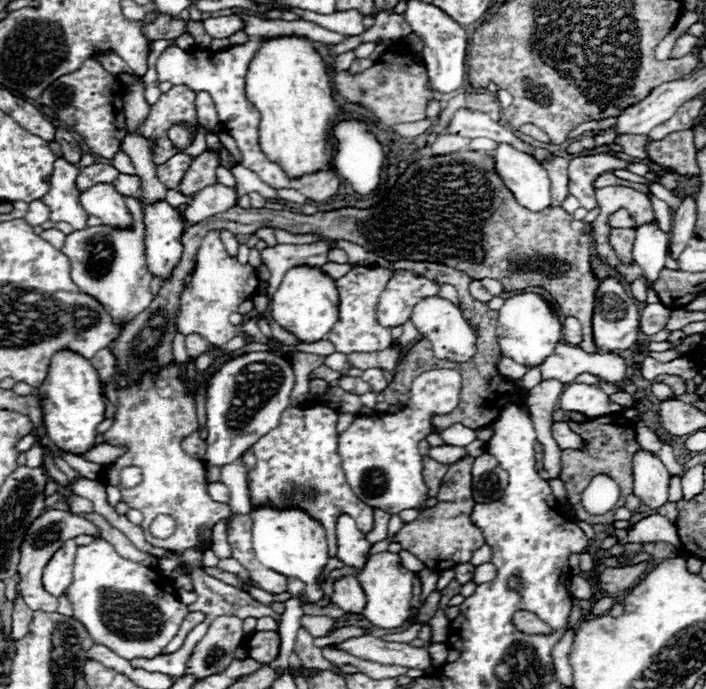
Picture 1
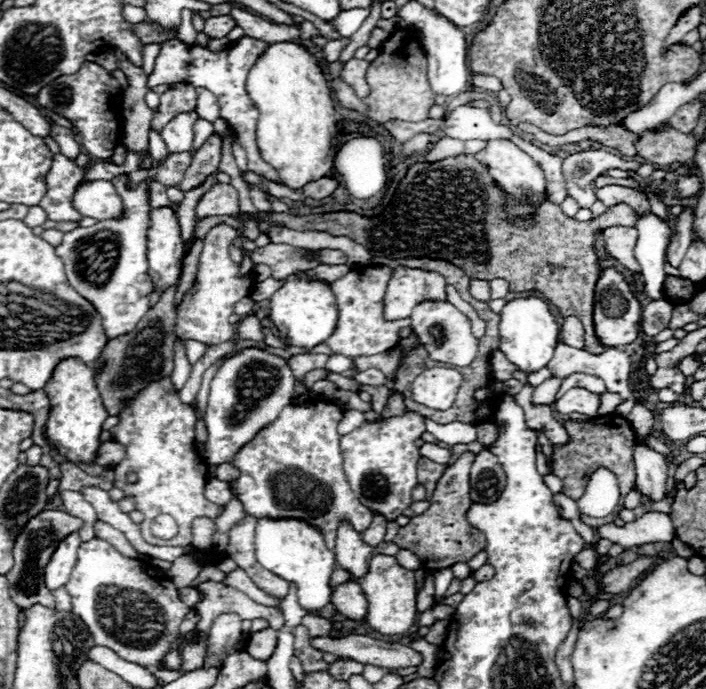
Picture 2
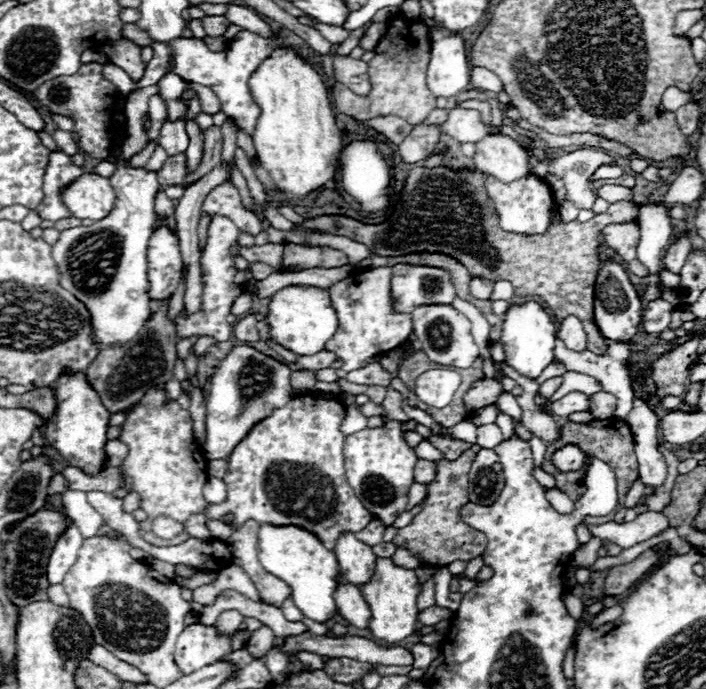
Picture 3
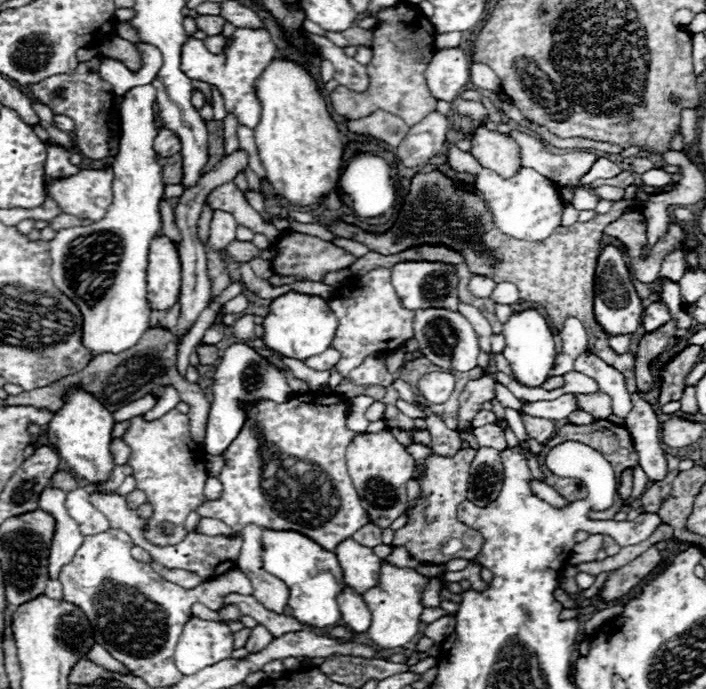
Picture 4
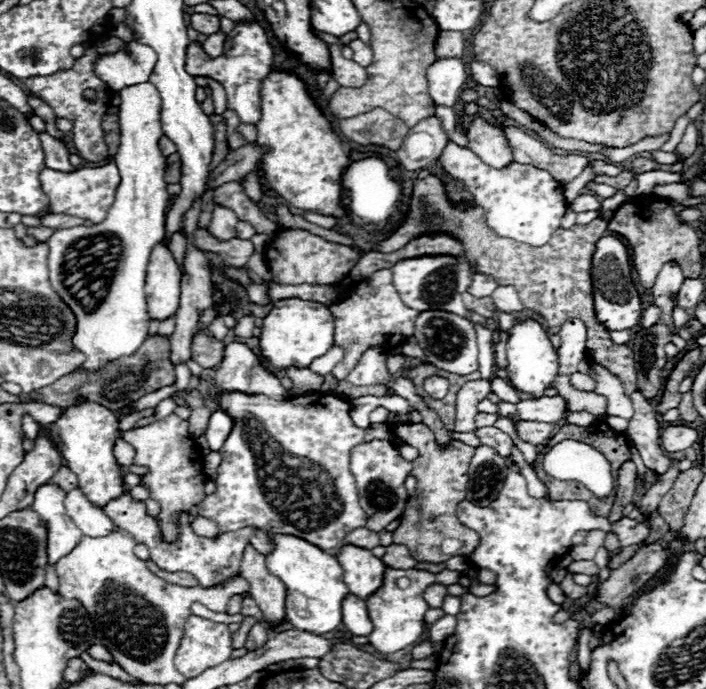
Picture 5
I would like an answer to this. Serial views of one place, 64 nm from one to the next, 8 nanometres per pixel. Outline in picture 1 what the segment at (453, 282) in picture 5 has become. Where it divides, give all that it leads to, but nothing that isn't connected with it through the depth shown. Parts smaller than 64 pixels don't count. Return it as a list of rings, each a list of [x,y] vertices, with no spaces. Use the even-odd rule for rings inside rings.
[[[396,270],[380,294],[376,306],[378,322],[386,328],[402,326],[406,320],[410,320],[414,304],[418,304],[422,298],[436,296],[438,288],[440,286],[432,280],[418,278],[408,270]]]

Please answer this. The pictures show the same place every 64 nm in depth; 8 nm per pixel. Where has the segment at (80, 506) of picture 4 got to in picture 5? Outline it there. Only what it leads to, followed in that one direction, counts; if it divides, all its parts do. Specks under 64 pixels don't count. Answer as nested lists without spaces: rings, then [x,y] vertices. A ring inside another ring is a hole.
[[[80,488],[70,490],[66,494],[66,510],[68,516],[76,522],[76,526],[86,534],[86,536],[102,536],[112,530],[118,530],[110,518],[104,516],[104,512],[94,506]]]

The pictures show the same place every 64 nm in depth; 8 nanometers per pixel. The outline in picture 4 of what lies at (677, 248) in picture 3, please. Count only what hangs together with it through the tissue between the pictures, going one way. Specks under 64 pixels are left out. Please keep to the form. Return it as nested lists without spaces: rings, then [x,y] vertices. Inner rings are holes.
[[[676,250],[672,254],[666,256],[666,260],[662,262],[660,268],[660,278],[672,278],[672,280],[680,280],[684,274],[684,260],[686,260],[686,252],[684,250]]]

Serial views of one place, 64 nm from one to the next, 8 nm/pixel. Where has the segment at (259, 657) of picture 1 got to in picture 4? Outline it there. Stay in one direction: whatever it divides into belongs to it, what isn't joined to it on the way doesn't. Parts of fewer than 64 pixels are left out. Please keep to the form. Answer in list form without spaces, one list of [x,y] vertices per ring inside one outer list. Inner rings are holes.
[[[256,626],[252,632],[250,632],[250,638],[248,638],[248,642],[246,642],[246,650],[250,652],[250,654],[256,654],[256,652],[260,652],[260,650],[264,650],[270,642],[272,642],[272,634],[268,632],[268,628],[264,628],[264,626]]]

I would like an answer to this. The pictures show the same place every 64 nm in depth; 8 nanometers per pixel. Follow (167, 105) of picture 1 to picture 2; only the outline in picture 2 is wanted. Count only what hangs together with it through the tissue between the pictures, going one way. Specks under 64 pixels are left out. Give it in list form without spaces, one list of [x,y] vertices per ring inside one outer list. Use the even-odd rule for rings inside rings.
[[[176,84],[172,90],[160,94],[160,106],[154,110],[152,130],[162,132],[172,118],[192,110],[196,110],[196,90],[188,84]]]

